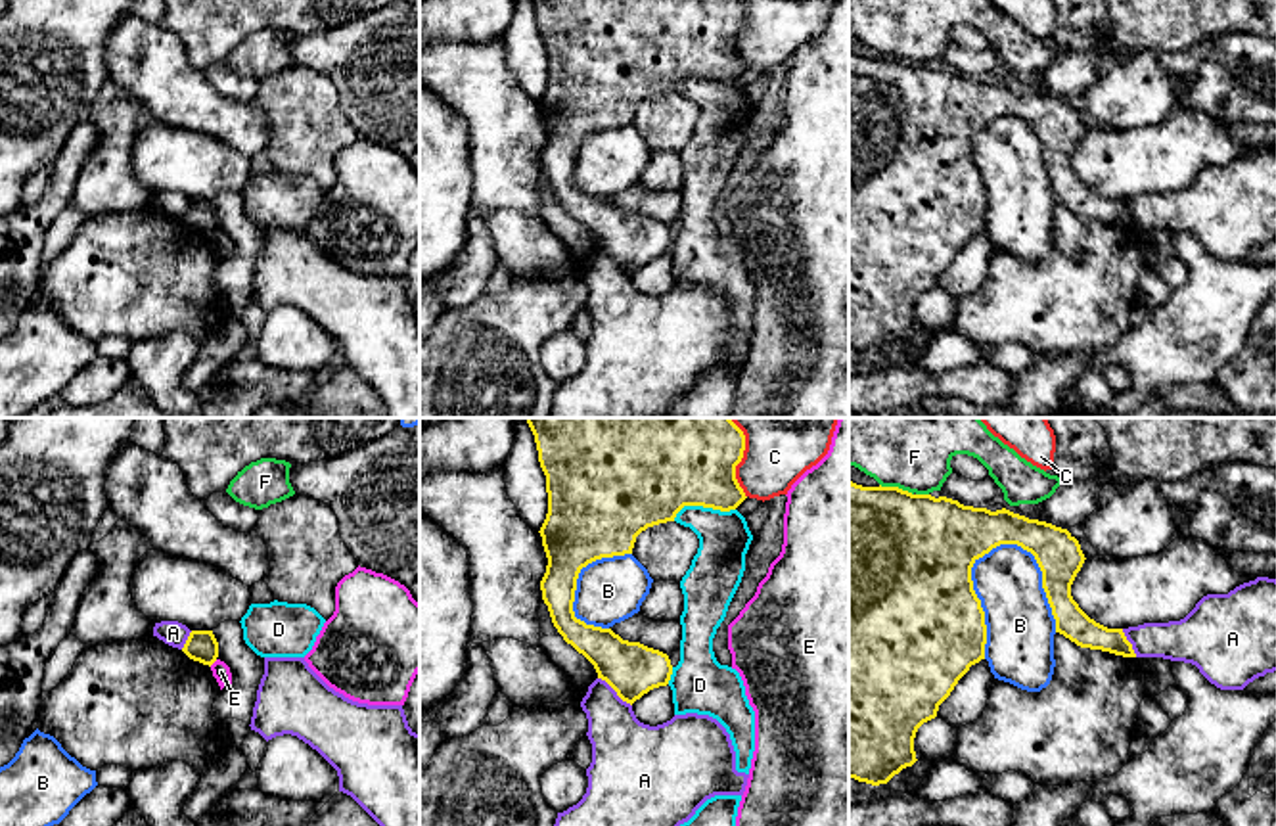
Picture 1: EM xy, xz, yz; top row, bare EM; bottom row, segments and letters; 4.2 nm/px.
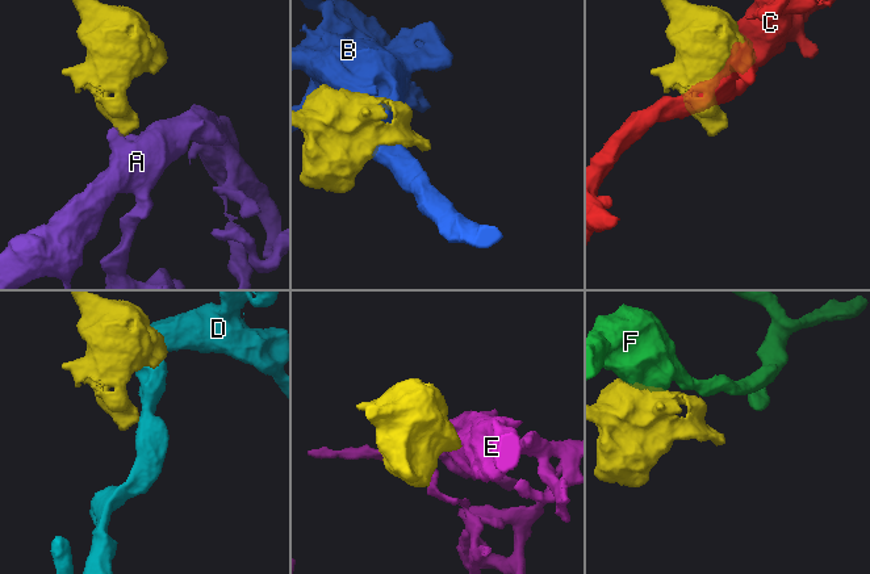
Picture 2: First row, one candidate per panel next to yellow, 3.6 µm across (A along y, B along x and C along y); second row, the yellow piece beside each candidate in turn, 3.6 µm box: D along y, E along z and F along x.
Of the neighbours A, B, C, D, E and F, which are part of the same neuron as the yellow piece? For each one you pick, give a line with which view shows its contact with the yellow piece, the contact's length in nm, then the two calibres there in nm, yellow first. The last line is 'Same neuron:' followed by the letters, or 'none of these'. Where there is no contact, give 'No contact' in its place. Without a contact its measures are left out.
Same neuron: none of these

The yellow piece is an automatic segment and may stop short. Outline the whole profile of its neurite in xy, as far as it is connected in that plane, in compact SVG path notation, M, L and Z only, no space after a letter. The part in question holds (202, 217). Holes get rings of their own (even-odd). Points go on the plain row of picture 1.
M192 201L182 222L203 236L213 236L218 228L218 213L213 201Z

